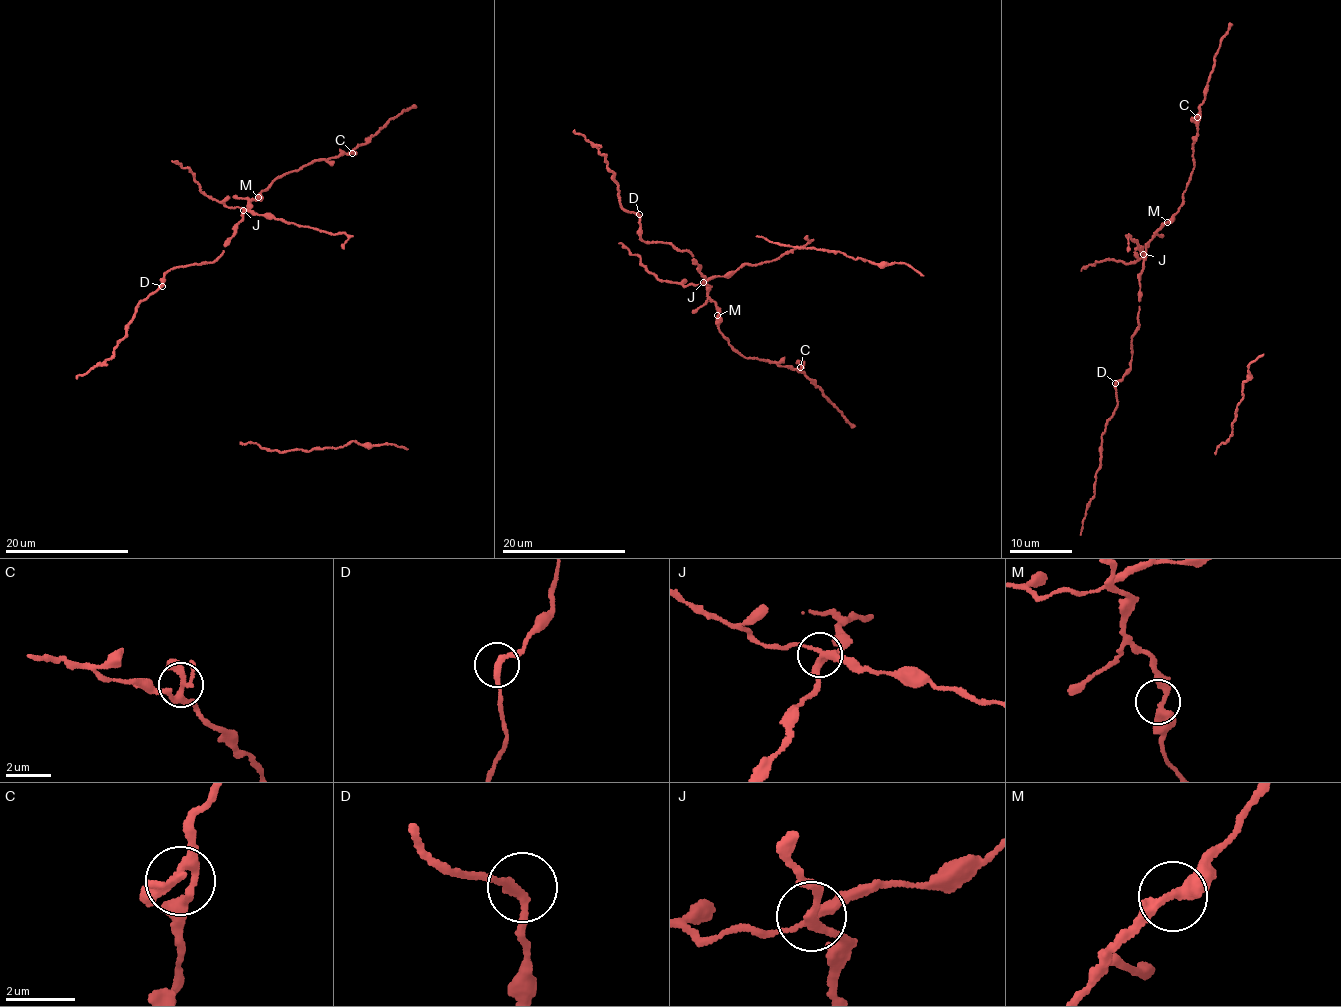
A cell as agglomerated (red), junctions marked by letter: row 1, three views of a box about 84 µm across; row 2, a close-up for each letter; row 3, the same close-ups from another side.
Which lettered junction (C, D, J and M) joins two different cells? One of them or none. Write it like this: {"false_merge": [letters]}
{"false_merge": ["J"]}

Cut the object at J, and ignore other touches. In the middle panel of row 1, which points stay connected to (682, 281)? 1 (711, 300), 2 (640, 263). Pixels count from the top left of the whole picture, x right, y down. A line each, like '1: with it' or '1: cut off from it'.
1: cut off from it
2: with it

